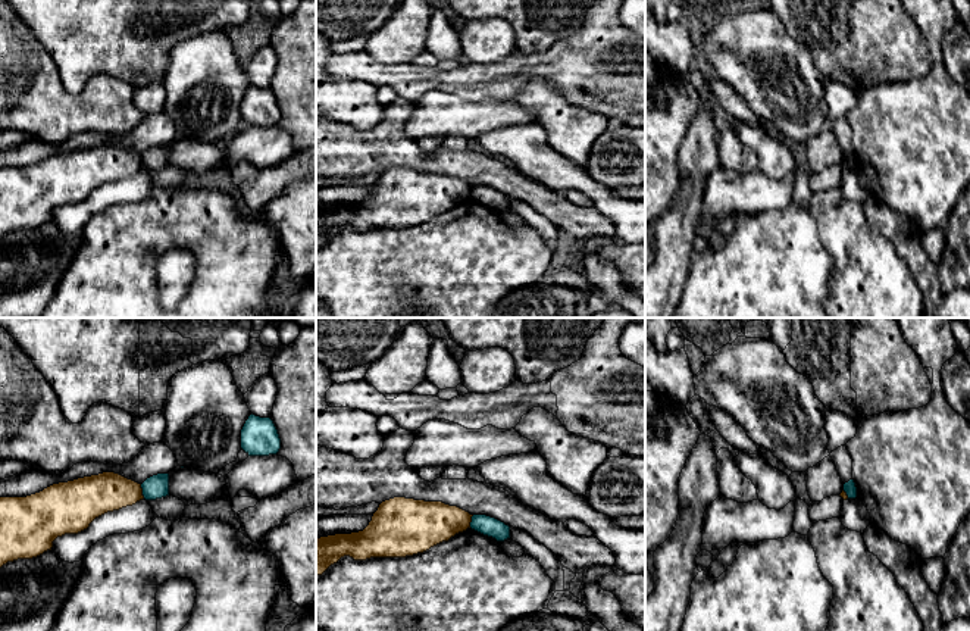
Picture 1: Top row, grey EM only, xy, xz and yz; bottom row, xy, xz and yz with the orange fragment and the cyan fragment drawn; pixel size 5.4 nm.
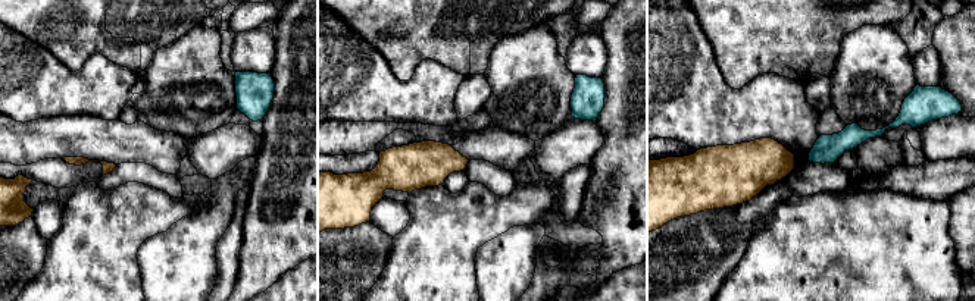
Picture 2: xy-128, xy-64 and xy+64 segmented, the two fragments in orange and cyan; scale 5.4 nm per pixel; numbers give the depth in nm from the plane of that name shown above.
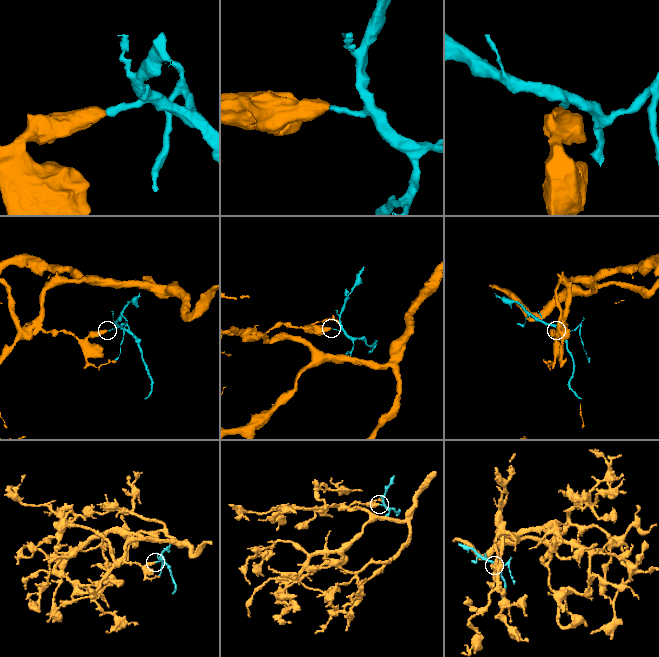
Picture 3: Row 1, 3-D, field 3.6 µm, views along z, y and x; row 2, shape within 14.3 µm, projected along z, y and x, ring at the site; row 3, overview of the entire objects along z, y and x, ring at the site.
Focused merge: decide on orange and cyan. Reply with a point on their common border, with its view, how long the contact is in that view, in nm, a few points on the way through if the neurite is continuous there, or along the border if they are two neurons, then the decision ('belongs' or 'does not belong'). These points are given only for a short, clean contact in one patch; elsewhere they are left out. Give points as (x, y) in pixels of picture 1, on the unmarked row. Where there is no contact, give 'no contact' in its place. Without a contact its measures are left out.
meets orange in xy at (141, 162); contact 80 nm long; border along xy (140, 155), (144, 168); does not belong

